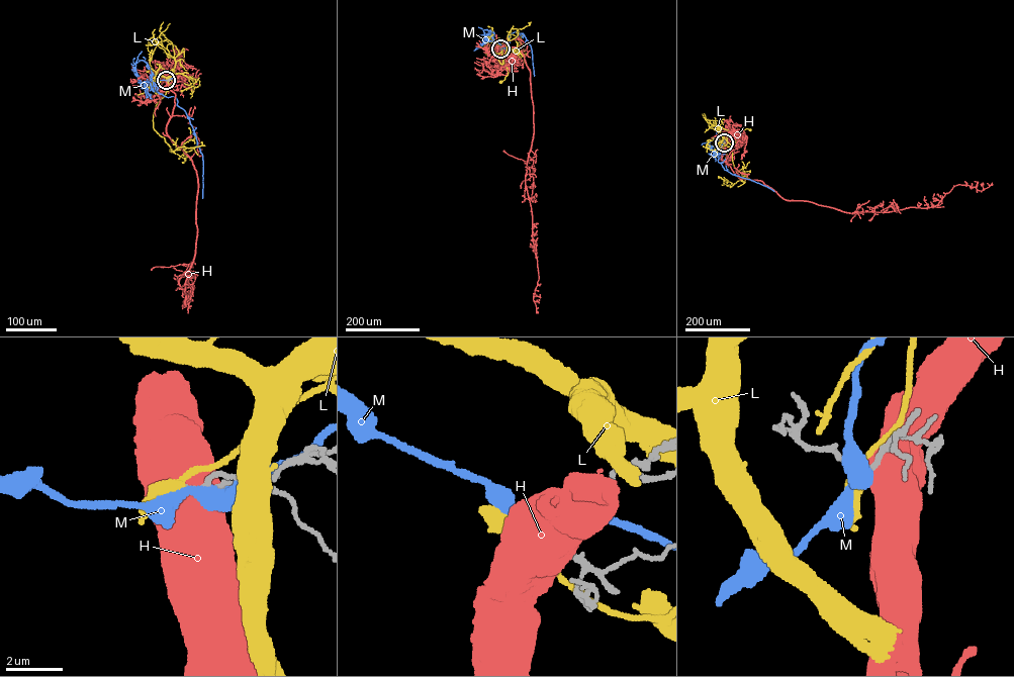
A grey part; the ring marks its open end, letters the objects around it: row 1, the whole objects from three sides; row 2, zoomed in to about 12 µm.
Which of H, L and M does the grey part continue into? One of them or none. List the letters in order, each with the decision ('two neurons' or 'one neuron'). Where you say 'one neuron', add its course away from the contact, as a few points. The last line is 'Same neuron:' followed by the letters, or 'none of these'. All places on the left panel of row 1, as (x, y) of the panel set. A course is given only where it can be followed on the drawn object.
H: two neurons
L: two neurons
M: two neurons
Same neuron: none of these

